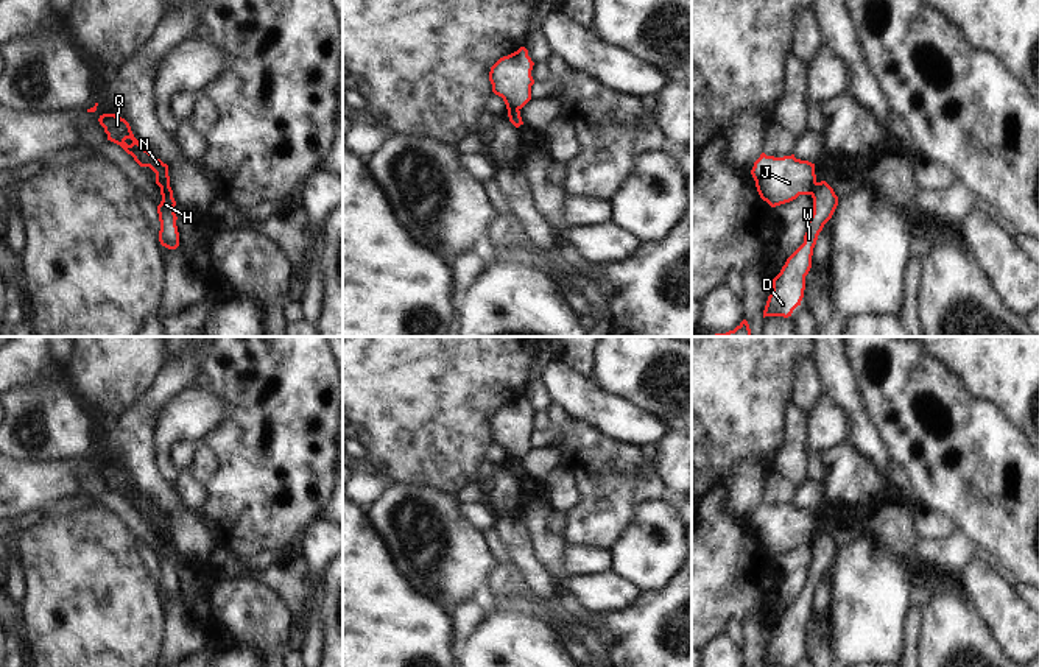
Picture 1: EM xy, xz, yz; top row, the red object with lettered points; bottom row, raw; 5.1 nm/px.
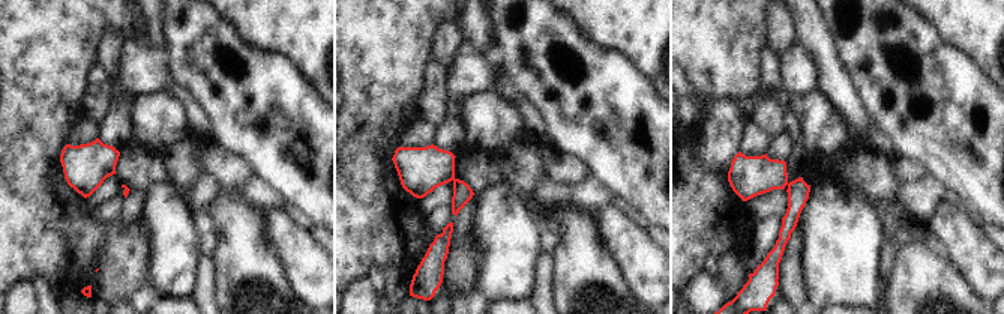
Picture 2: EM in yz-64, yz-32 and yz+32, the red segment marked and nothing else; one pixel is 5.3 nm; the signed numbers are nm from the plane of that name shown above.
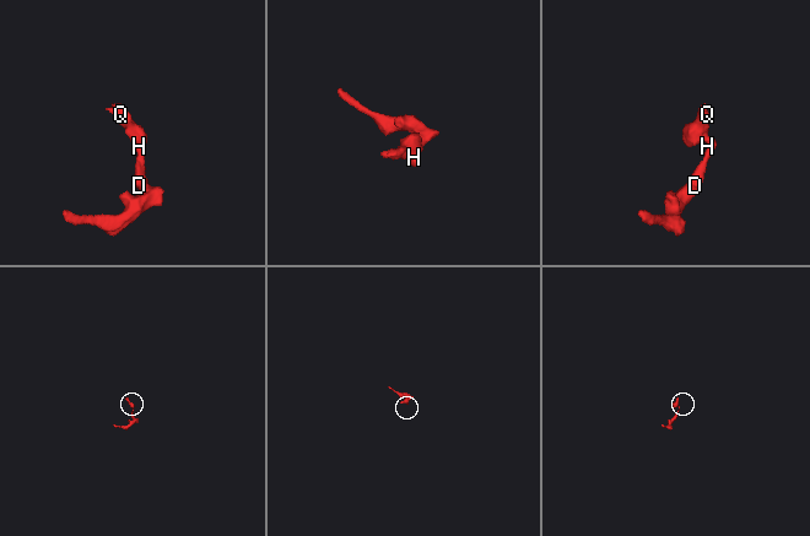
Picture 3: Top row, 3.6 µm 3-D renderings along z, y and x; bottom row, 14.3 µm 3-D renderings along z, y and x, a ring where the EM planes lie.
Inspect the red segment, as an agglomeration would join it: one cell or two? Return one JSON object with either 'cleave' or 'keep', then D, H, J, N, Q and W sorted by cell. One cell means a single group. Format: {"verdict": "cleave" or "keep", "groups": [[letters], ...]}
{"verdict": "cleave", "groups": [["D", "H", "W"], ["J", "N", "Q"]]}

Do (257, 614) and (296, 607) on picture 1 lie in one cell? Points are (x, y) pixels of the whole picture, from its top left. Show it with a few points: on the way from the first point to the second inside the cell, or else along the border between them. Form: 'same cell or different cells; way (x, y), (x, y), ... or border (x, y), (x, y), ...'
different cells; border (259, 582), (278, 597), (292, 617)

